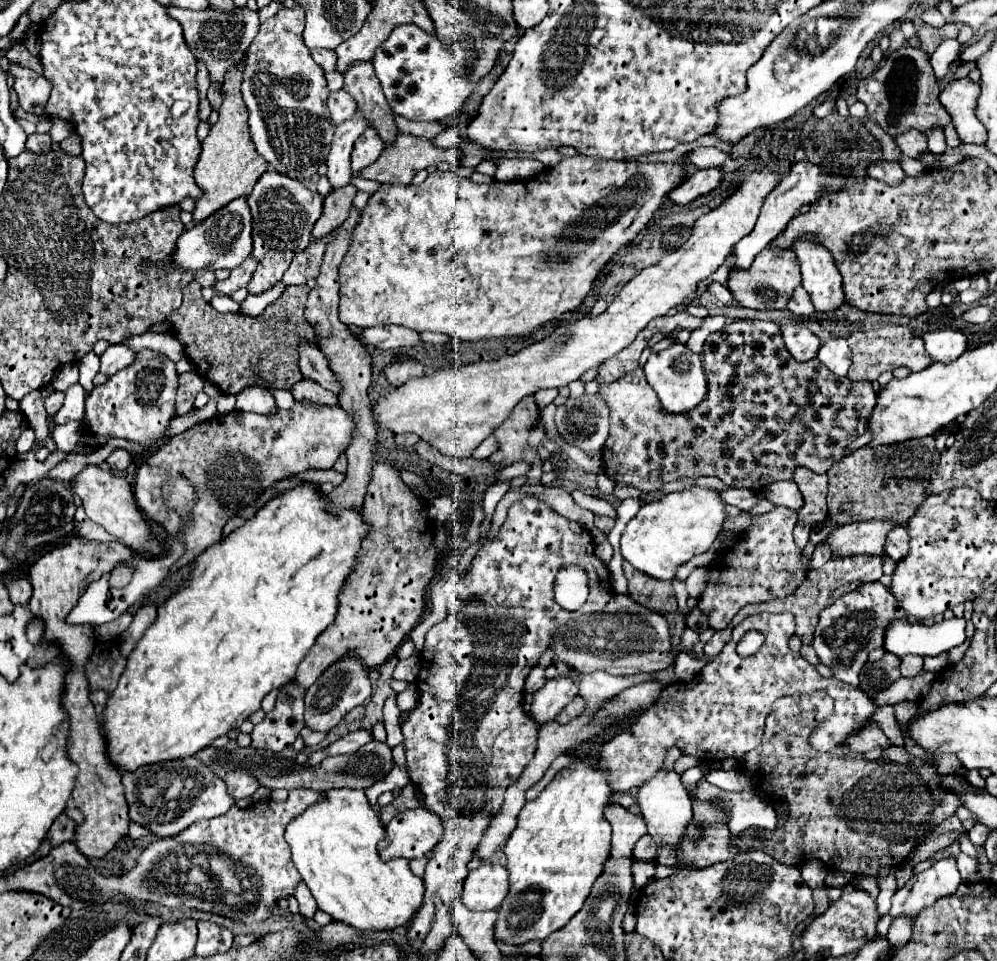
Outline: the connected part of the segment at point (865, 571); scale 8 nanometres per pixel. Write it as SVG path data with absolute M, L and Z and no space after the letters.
M848 556L848 558L832 558L824 568L818 570L808 570L804 582L796 588L796 594L790 594L788 598L780 598L780 600L772 600L772 602L762 602L762 604L748 604L740 610L740 614L736 614L736 618L732 618L732 622L728 624L728 628L718 630L704 646L704 656L716 656L722 646L730 640L730 634L734 630L734 626L738 626L746 616L752 614L760 614L760 612L792 612L796 616L796 636L802 640L802 650L800 654L812 664L818 666L820 658L816 658L816 652L812 650L812 632L816 628L818 622L818 612L822 608L826 608L836 596L854 590L854 586L858 586L860 582L872 582L878 580L882 576L882 558L880 556Z

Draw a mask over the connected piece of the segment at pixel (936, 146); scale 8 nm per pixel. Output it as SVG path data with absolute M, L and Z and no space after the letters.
M932 128L932 130L926 130L926 140L928 140L928 146L930 146L930 152L934 154L942 154L946 150L946 140L944 140L944 132L940 128Z

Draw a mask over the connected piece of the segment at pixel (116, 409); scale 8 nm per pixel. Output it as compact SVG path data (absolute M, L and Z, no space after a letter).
M144 350L142 354L136 354L132 366L120 370L116 376L110 376L102 386L96 386L88 394L84 424L100 440L106 438L106 436L114 436L114 438L126 438L126 440L142 442L148 448L150 444L154 444L156 440L162 438L162 434L164 434L170 418L174 416L176 388L178 388L176 364L172 360L168 360L168 358L164 358L164 356L158 356L154 350Z

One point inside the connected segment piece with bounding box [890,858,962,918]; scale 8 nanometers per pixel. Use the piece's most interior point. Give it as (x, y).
(942, 878)

